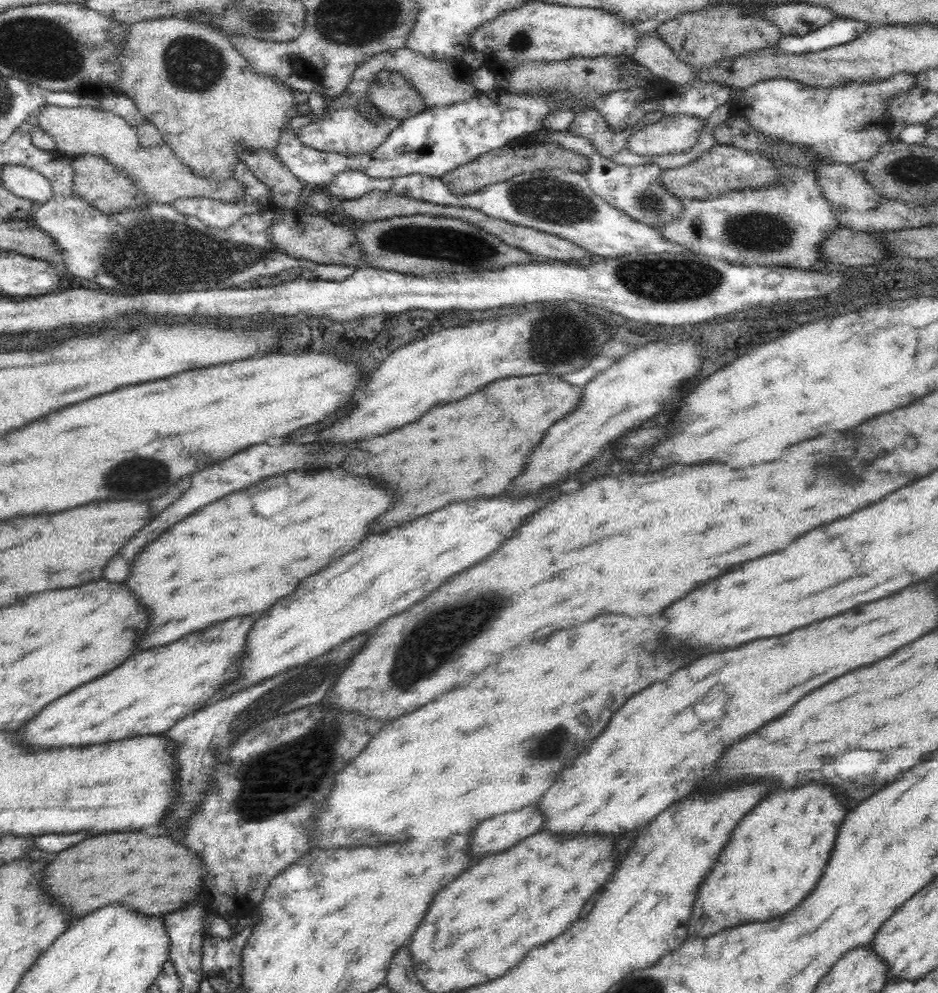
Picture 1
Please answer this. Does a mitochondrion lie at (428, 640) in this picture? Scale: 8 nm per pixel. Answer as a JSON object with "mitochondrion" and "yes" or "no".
{"mitochondrion":"yes"}

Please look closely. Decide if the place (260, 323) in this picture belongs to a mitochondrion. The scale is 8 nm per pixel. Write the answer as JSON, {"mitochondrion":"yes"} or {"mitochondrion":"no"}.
{"mitochondrion":"no"}

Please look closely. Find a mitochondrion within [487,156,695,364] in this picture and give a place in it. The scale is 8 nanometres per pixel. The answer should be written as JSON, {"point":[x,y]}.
{"point":[544,197]}

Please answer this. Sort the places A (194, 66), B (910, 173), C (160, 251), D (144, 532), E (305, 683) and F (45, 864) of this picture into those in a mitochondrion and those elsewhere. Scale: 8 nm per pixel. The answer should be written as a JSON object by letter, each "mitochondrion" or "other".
{"A":"mitochondrion","B":"mitochondrion","C":"mitochondrion","D":"other","E":"mitochondrion","F":"other"}

